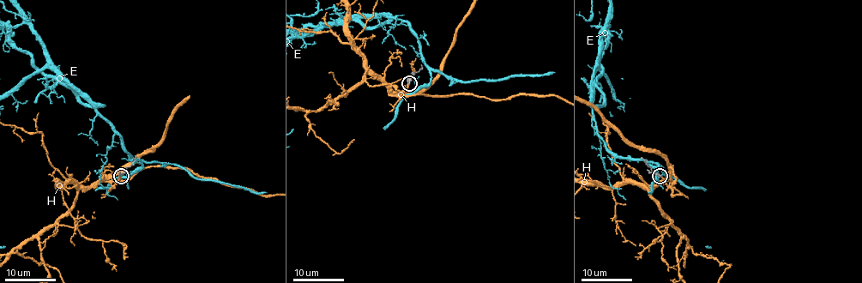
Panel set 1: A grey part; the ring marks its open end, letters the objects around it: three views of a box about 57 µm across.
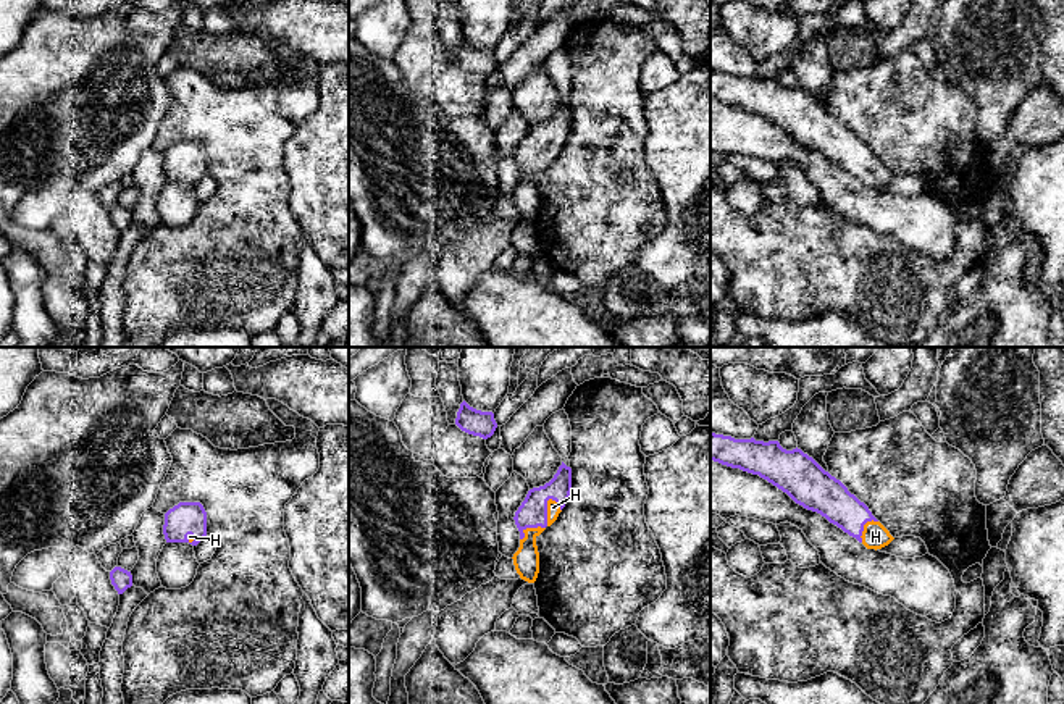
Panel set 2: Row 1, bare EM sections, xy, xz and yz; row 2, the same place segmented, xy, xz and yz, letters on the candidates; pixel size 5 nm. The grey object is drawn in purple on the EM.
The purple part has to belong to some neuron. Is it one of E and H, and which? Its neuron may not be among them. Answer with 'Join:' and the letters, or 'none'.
Join: H

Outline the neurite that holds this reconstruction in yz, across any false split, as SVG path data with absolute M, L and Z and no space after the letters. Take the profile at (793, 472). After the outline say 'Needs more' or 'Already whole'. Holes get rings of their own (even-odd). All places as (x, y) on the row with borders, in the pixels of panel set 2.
M710 433L710 460L759 475L867 549L882 549L894 539L864 502L798 447L786 450L778 441L735 439Z. Needs more

